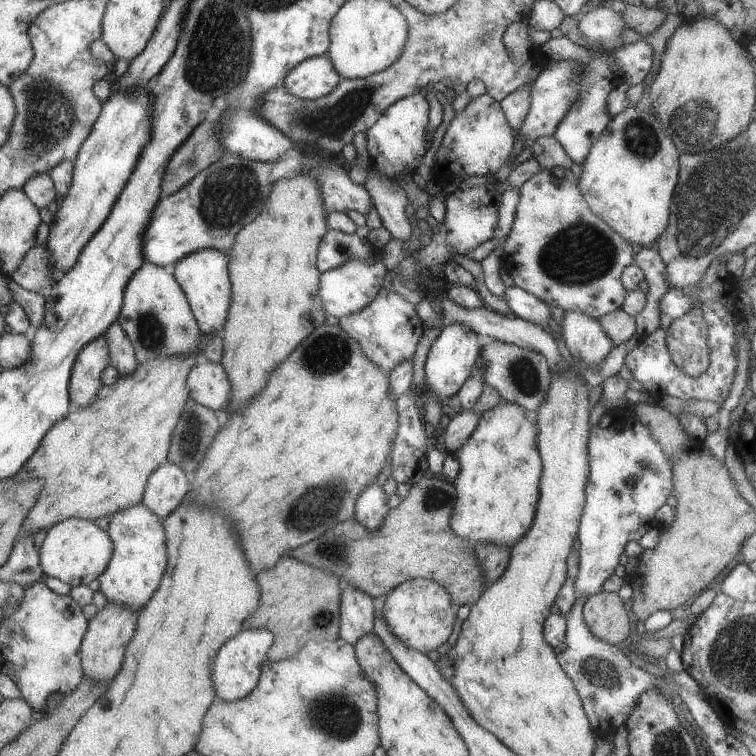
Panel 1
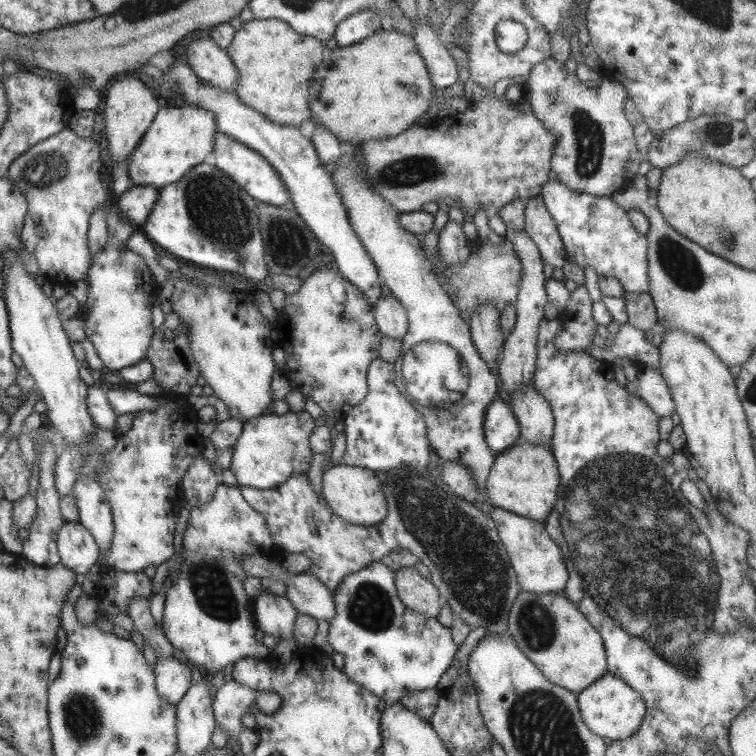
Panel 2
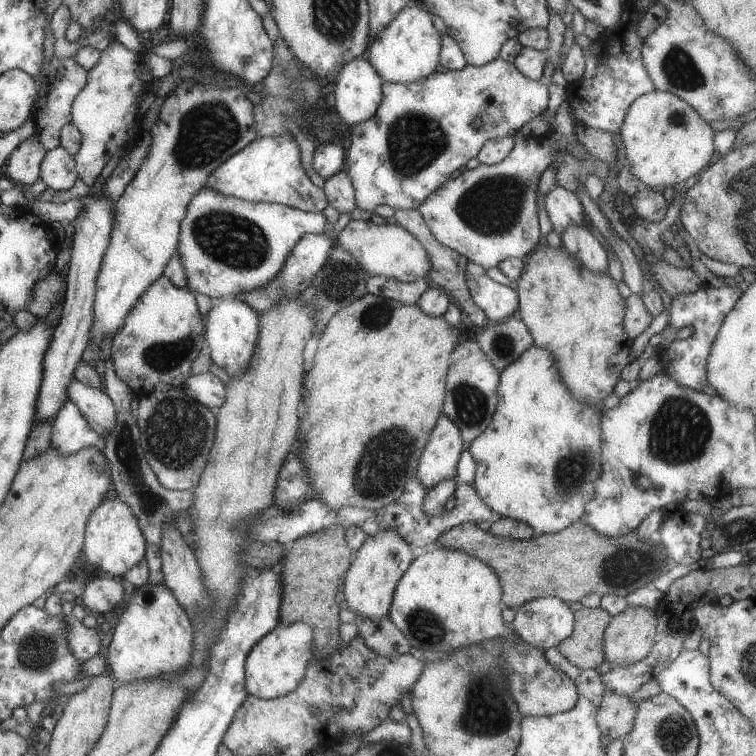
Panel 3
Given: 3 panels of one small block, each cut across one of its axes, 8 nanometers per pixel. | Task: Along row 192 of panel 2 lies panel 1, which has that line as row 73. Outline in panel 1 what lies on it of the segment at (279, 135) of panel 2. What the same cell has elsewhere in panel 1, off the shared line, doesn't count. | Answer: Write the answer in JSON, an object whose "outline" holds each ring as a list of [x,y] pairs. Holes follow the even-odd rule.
{"outline":[[[324,54],[297,64],[281,84],[297,99],[312,100],[332,92],[339,80],[339,74]]]}

